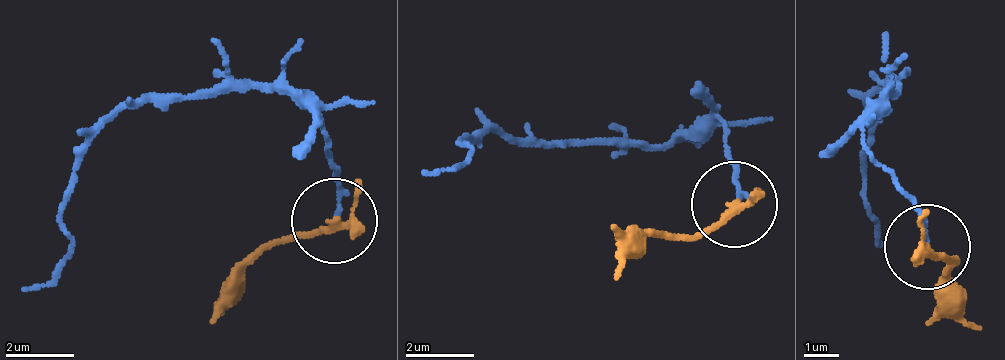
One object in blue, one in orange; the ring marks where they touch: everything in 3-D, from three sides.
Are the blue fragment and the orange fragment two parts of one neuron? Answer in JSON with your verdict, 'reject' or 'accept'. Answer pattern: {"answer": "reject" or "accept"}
{"answer": "reject"}

